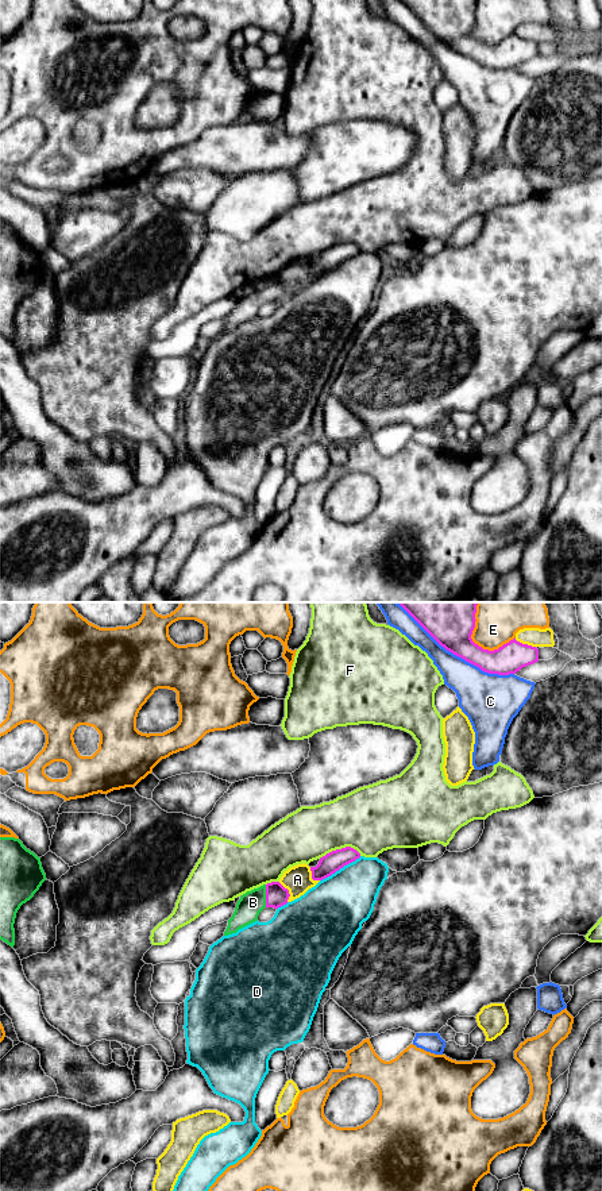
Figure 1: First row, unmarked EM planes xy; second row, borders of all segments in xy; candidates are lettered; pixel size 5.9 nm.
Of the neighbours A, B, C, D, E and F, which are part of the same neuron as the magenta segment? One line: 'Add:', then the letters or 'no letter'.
Add: B

